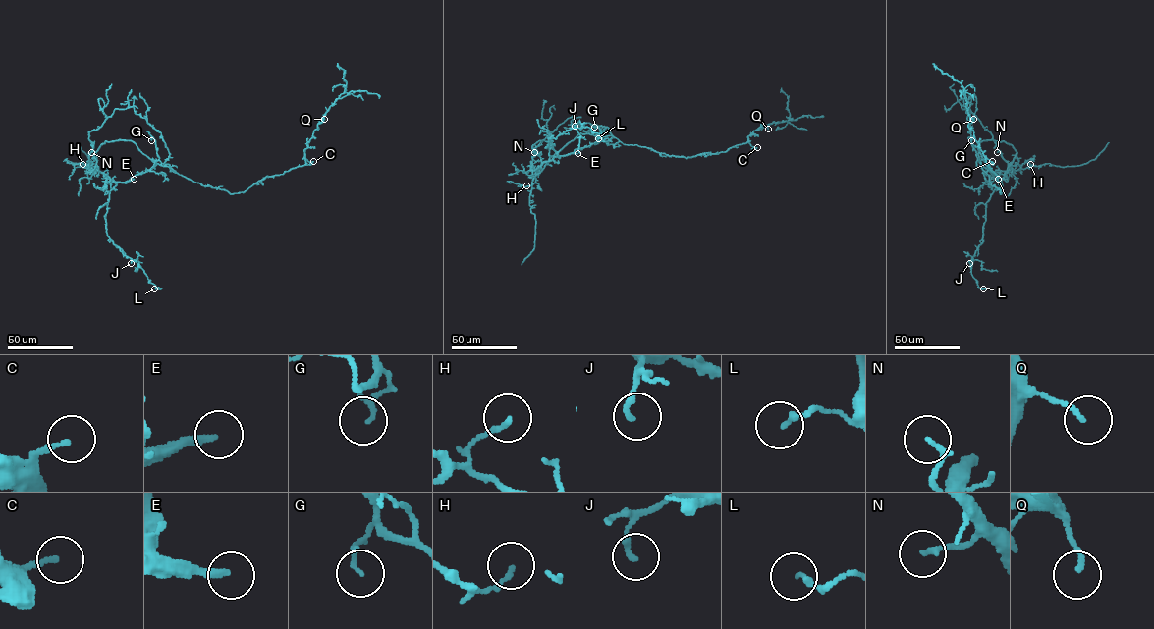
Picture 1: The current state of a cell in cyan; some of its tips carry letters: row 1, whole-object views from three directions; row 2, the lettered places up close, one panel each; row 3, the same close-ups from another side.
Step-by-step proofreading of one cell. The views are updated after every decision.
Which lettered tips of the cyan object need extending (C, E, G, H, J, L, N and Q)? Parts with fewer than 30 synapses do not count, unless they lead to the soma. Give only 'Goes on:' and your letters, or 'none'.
Goes on: E

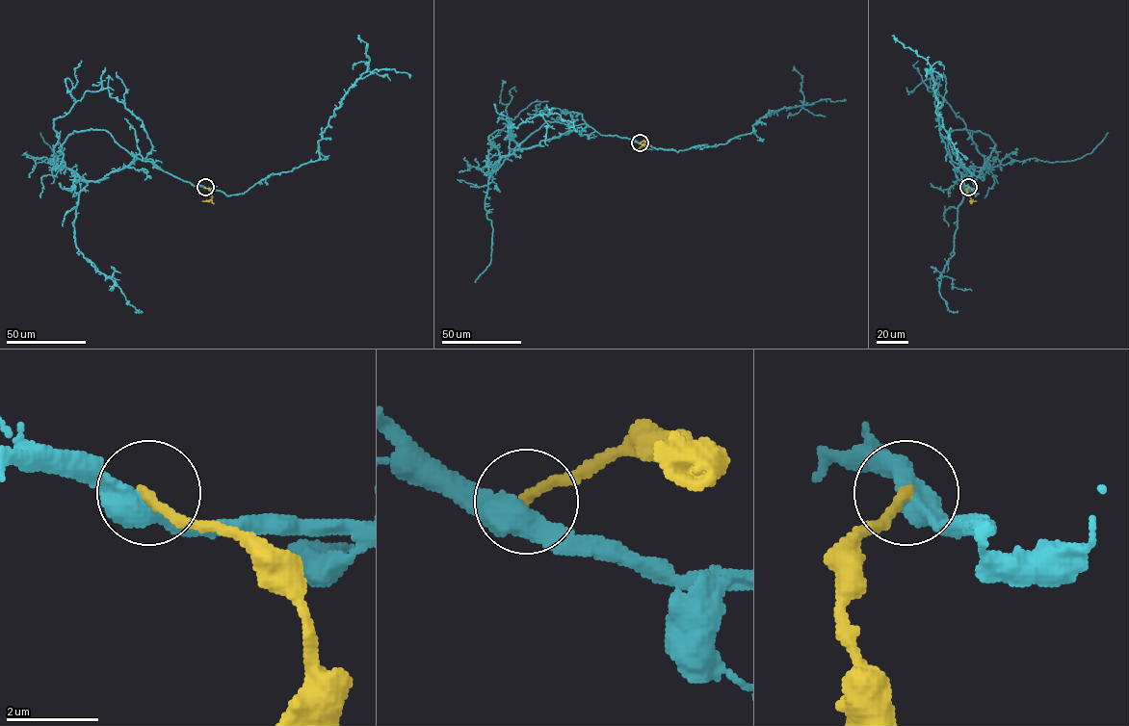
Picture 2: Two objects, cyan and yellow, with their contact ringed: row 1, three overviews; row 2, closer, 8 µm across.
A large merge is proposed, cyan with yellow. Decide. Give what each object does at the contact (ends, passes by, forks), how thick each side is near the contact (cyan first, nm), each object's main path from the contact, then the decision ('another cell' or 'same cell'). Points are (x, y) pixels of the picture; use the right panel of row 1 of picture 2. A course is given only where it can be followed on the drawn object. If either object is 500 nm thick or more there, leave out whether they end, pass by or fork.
cyan passes by; yellow ends; calibres 480 and 240 nm; course cyan (968, 187), (951, 158), (973, 181), (986, 162), (990, 166), (965, 123), (931, 79), (910, 91), (905, 87); course yellow (968, 187), (967, 194), (972, 201), (976, 201); another cell

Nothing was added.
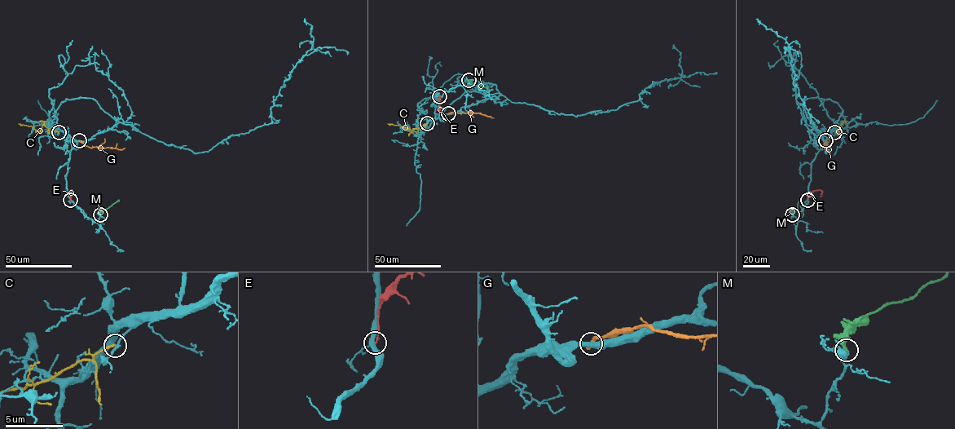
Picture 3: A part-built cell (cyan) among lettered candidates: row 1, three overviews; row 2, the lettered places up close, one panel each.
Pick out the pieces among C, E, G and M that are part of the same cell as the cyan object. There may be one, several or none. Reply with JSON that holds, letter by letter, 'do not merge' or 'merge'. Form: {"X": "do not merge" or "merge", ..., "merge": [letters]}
{"C": "do not merge", "E": "do not merge", "G": "do not merge", "M": "do not merge", "merge": []}

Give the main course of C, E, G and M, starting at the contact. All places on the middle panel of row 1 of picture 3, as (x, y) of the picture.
C: (427, 123), (410, 130), (398, 125), (387, 124)
E: (439, 96), (442, 110), (439, 108)
G: (448, 113), (481, 112), (494, 118)
M: (468, 80), (487, 90)

